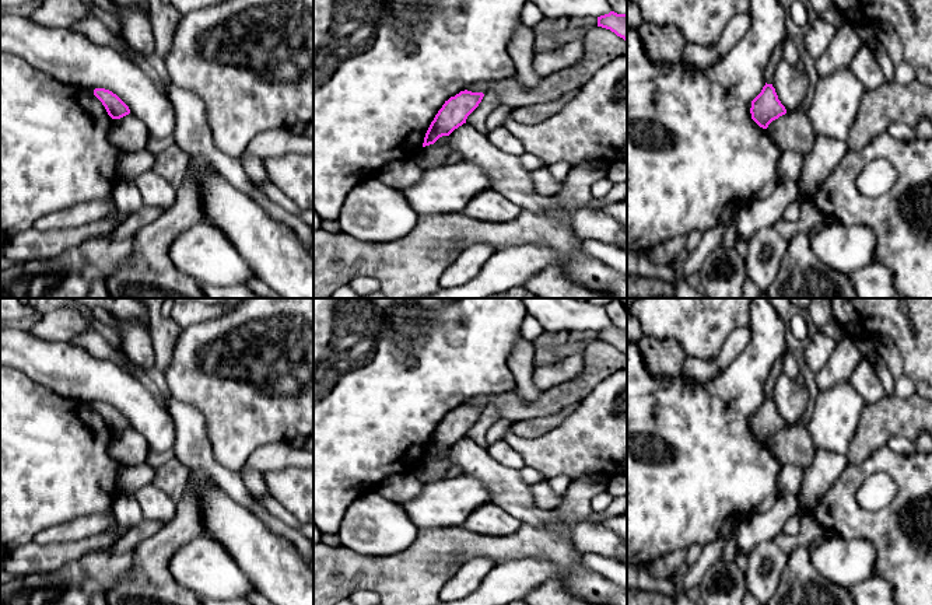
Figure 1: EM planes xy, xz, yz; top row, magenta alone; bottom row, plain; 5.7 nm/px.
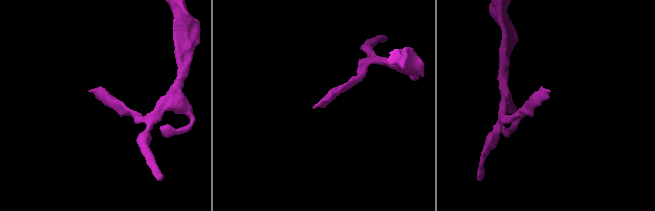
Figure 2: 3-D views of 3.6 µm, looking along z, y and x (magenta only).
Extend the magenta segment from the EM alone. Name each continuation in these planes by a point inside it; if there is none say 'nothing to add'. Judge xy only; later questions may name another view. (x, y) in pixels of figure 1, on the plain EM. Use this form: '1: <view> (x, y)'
nothing to add

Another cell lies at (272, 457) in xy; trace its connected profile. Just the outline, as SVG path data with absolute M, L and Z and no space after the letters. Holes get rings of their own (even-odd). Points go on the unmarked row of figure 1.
M284 441L266 444L250 454L245 466L262 475L284 468L313 468L313 452L298 450Z

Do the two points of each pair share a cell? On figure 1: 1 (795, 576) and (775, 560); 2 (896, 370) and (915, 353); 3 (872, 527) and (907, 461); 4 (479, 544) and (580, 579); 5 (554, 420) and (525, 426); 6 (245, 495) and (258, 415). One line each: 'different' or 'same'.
1: different
2: different
3: same
4: same
5: same
6: different

